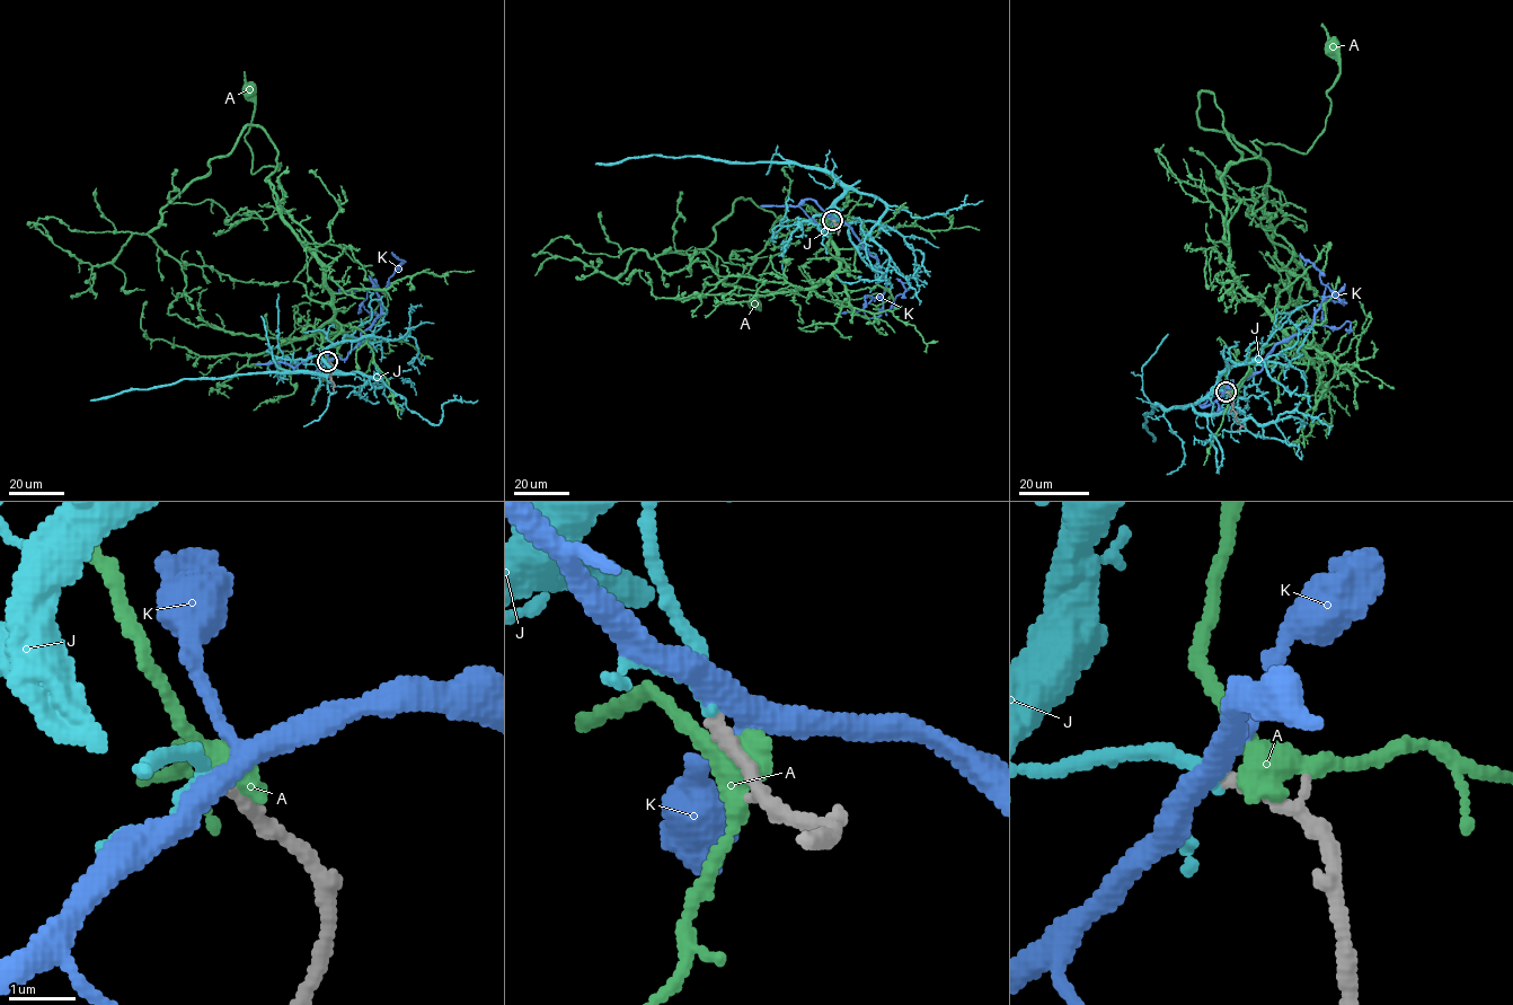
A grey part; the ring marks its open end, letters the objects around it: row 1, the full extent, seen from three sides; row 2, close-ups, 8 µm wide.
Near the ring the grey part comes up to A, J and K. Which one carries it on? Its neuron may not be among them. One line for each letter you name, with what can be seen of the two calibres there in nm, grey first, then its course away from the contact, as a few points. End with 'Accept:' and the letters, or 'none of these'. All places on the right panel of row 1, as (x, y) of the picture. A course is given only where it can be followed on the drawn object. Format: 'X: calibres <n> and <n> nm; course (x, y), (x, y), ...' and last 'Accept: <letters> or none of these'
J: calibres 200 and 160 nm; course (1226, 391), (1211, 391), (1188, 405), (1167, 410), (1152, 406), (1144, 414), (1143, 426), (1155, 441)
Accept: J

